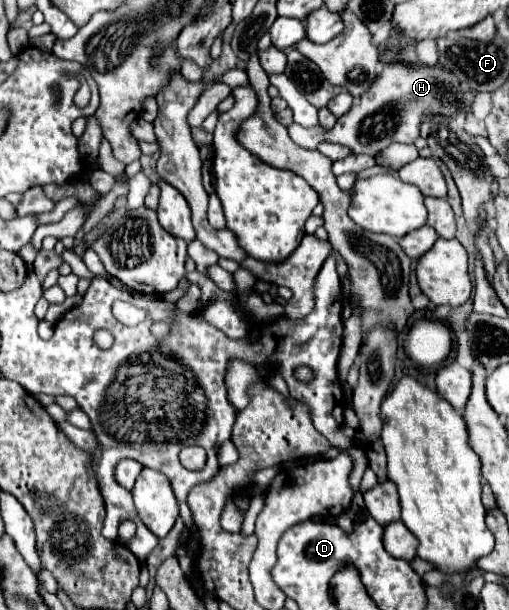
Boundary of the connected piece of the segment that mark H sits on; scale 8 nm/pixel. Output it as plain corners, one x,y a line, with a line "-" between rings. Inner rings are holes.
386,63
370,91
366,91
366,95
362,95
356,105
346,115
342,115
330,131
324,131
322,127
306,129
298,123
292,123
288,125
288,133
294,143
306,149
316,149
320,141
332,141
348,147
352,153
366,153
376,157
392,143
412,145
420,137
418,127
428,113
456,119
458,115
470,113
472,101
474,93
462,87
462,83
458,83
458,79
444,67
410,67
408,63

